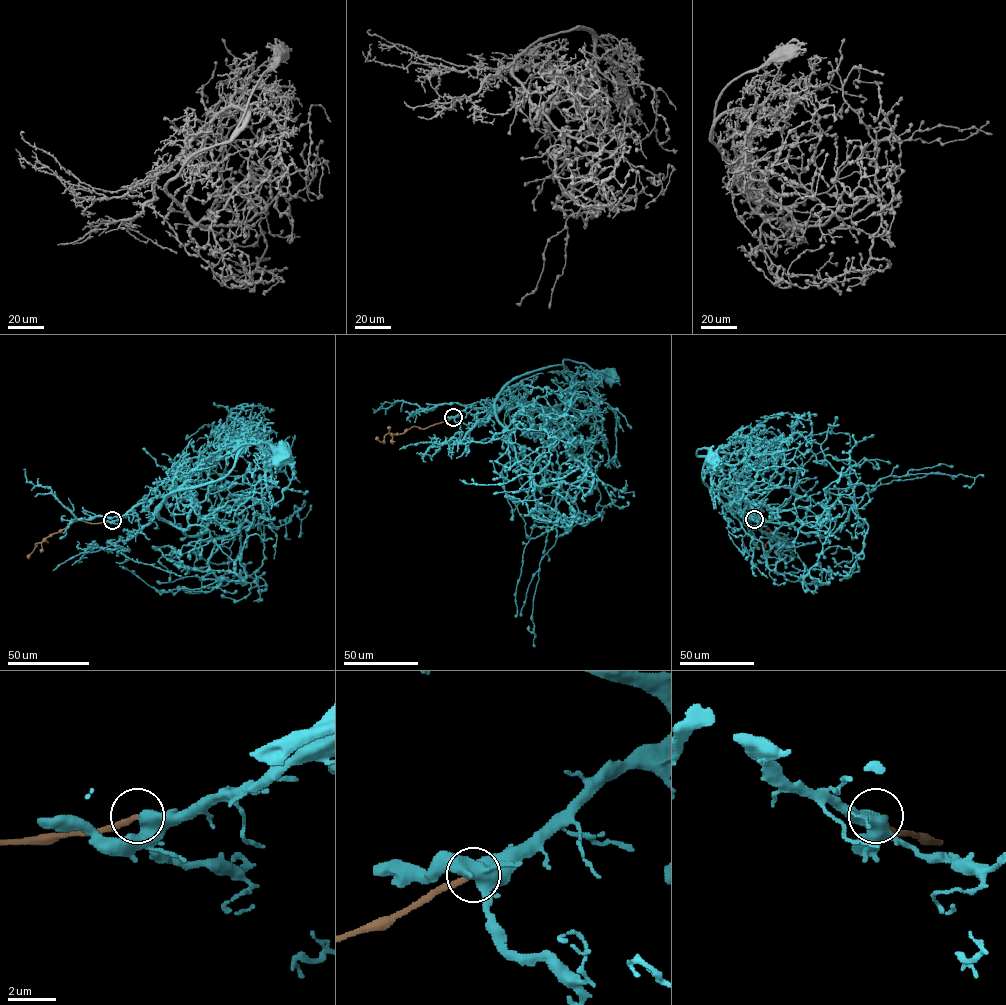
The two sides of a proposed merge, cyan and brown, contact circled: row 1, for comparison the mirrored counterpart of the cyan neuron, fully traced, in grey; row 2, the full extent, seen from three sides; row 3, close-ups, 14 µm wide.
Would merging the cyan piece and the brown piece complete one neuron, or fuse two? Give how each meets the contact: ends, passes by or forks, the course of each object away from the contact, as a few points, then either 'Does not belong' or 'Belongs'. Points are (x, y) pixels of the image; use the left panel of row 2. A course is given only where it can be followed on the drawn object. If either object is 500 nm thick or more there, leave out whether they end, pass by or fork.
Course of cyan: (112, 520), (138, 504), (168, 497), (223, 449), (241, 447), (235, 451), (243, 444), (266, 442), (286, 454). Course of brown: (112, 520), (90, 523), (76, 520), (36, 543), (27, 558). Does not belong

